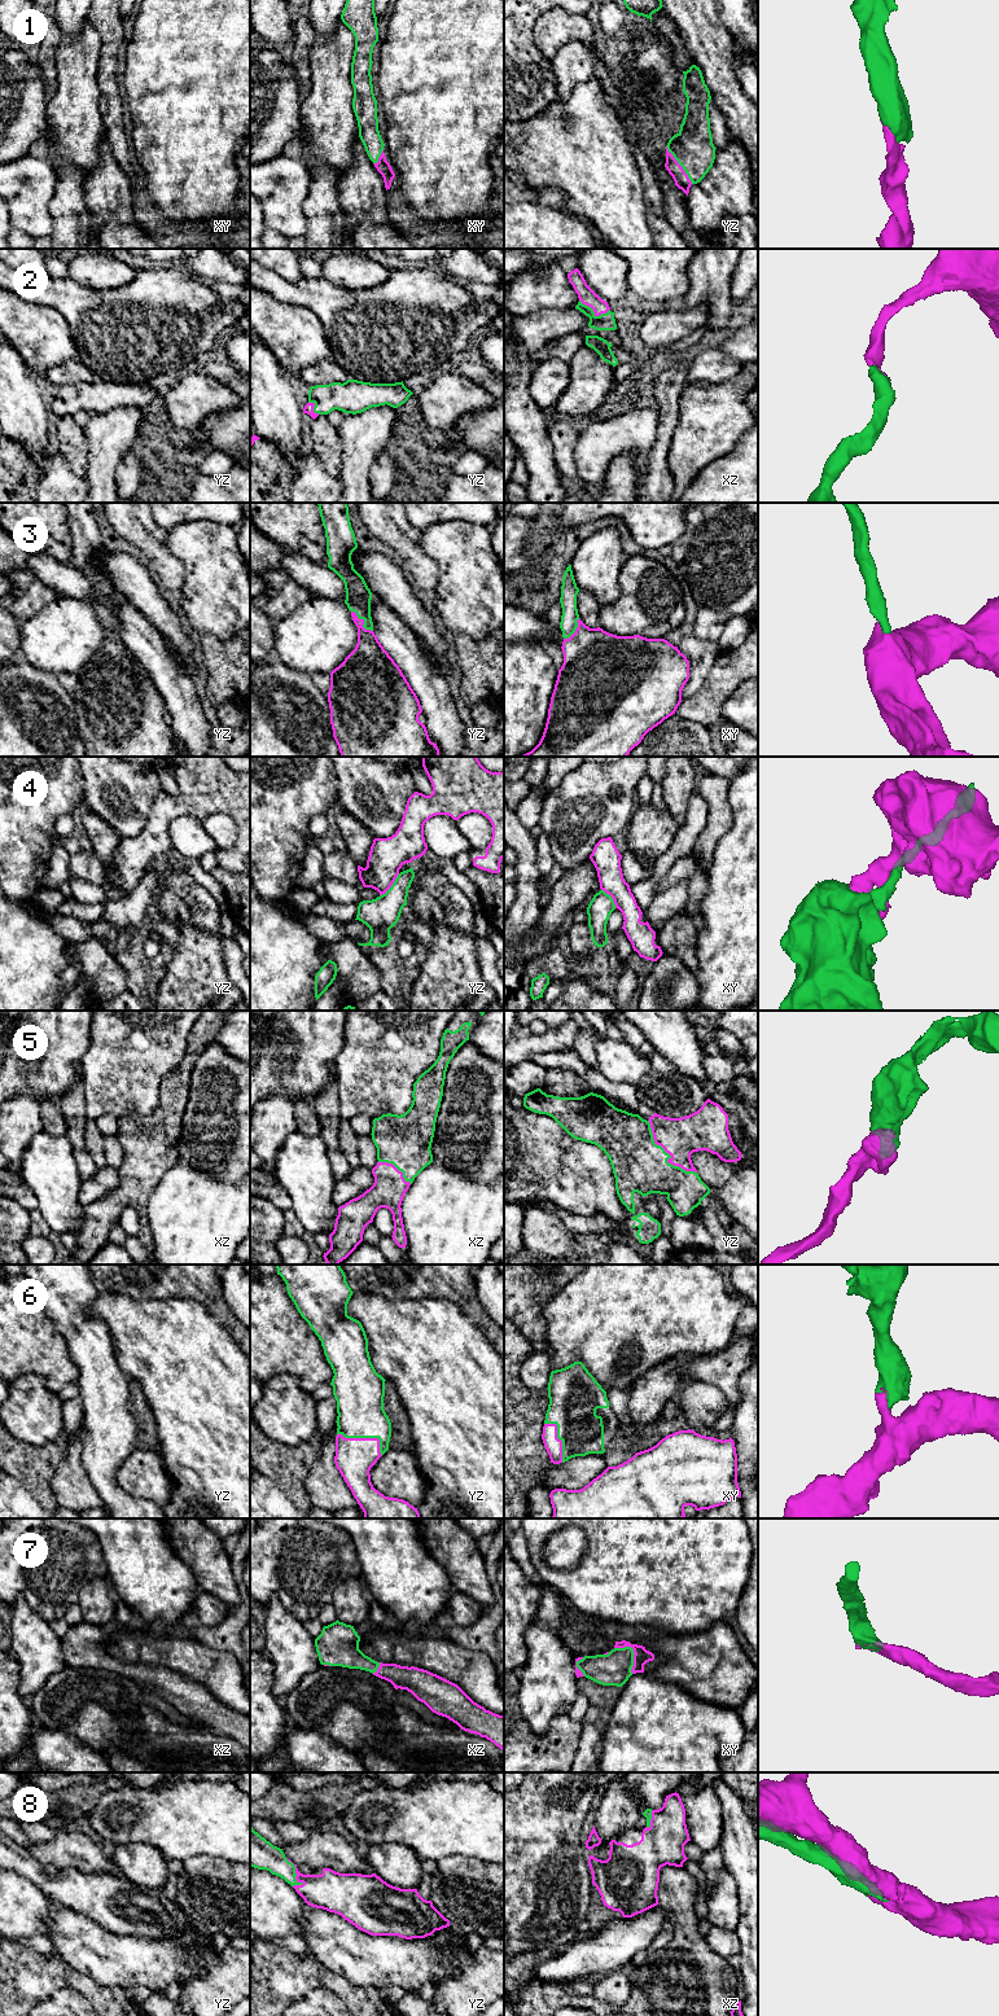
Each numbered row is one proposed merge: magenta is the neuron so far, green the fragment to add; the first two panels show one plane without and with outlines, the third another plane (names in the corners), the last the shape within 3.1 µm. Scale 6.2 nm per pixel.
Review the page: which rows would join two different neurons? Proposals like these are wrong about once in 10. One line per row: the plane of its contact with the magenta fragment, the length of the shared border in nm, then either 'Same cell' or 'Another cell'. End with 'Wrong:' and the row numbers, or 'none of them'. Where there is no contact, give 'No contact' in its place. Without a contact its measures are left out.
1: Touches magenta in yz. Shared border 280 nm. Same cell
2: Touches magenta in xz. Shared border 200 nm. Same cell
3: Touches magenta in yz. Shared border 190 nm. Same cell
4: Touches magenta in yz. Shared border 190 nm. Another cell
5: Touches magenta in yz. Shared border 440 nm. Same cell
6: Touches magenta in yz. Shared border 320 nm. Same cell
7: Touches magenta in xy. Shared border 200 nm. Same cell
8: Touches magenta in yz. Shared border 200 nm. Same cell
Wrong: 4

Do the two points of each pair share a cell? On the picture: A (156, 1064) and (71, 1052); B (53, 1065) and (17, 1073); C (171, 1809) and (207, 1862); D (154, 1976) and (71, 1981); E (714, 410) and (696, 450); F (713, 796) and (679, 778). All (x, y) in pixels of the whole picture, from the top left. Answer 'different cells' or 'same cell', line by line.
A: different cells
B: same cell
C: different cells
D: different cells
E: same cell
F: different cells

